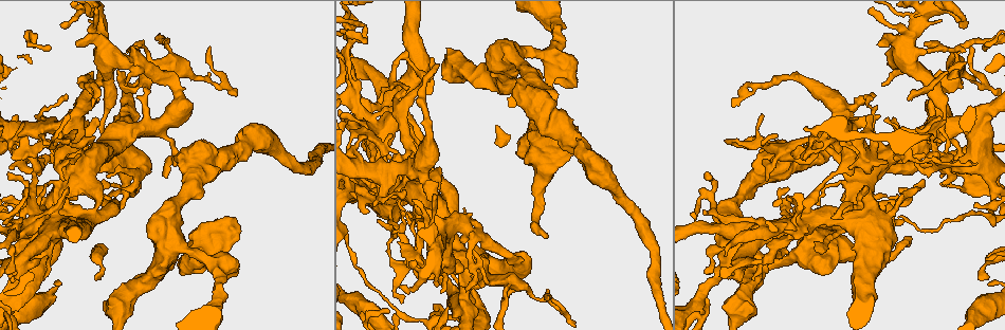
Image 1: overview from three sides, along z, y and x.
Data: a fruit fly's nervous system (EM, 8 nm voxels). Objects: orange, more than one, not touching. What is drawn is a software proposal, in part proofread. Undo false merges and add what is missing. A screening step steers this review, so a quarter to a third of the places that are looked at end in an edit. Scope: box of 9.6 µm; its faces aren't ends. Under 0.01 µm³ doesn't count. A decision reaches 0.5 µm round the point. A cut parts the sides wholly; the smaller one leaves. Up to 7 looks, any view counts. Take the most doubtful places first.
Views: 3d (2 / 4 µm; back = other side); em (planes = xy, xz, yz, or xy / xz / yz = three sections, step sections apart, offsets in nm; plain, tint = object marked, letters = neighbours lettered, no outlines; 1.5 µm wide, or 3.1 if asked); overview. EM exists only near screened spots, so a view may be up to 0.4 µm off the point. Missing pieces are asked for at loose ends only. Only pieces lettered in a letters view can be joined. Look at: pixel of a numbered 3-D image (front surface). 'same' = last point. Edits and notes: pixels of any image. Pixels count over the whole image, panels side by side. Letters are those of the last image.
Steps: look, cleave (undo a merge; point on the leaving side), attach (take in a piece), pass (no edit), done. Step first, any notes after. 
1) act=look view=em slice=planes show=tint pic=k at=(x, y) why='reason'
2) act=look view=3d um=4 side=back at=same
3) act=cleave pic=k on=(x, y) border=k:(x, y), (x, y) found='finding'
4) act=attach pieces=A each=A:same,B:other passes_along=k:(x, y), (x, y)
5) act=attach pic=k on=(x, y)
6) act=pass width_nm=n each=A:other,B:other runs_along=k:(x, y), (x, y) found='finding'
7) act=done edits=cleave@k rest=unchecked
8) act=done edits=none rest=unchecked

act=look view=em slice=xz step=4 show=letters pic=1 at=(910, 236) why='free end'

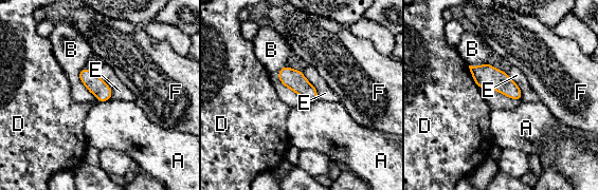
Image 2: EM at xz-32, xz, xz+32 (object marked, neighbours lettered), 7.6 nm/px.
act=pass width_nm=140 each=A:other,B:other,D:other,E:other,F:other border=2:(468, 65), (471, 76), (478, 88) found='no lettered piece goes on from it'

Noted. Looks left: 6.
act=look view=em slice=xz step=8 show=letters pic=1 at=(862, 203) why='arms run side by side'

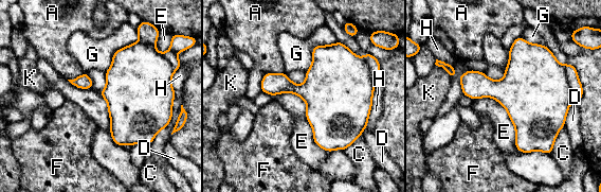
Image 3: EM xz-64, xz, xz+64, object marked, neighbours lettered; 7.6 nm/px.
act=look view=em slice=planes show=letters at=same

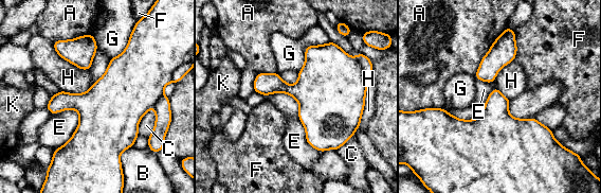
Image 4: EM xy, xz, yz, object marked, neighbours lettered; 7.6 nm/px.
act=pass each=A:other,B:other,C:other,E:other,F:other,G:other,H:other,K:other border=4:(368, 76), (361, 122), (352, 135) found='all the same neuron'

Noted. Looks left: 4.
act=look view=3d um=2 side=back pic=1 at=(990, 210)

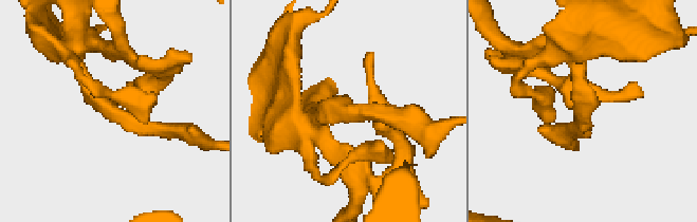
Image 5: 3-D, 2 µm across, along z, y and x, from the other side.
act=look view=em slice=planes show=letters pic=5 at=(371, 112)

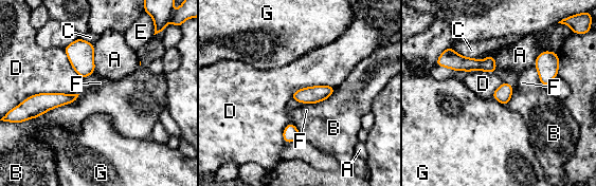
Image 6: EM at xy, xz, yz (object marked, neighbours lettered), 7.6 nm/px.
act=pass width_nm=120 each=A:other,B:other,C:other,D:other,E:other,F:other,G:other border=6:(78, 93), (35, 93), (24, 99) found='one neuron here'

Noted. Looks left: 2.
act=done edits=none rest=unchecked

